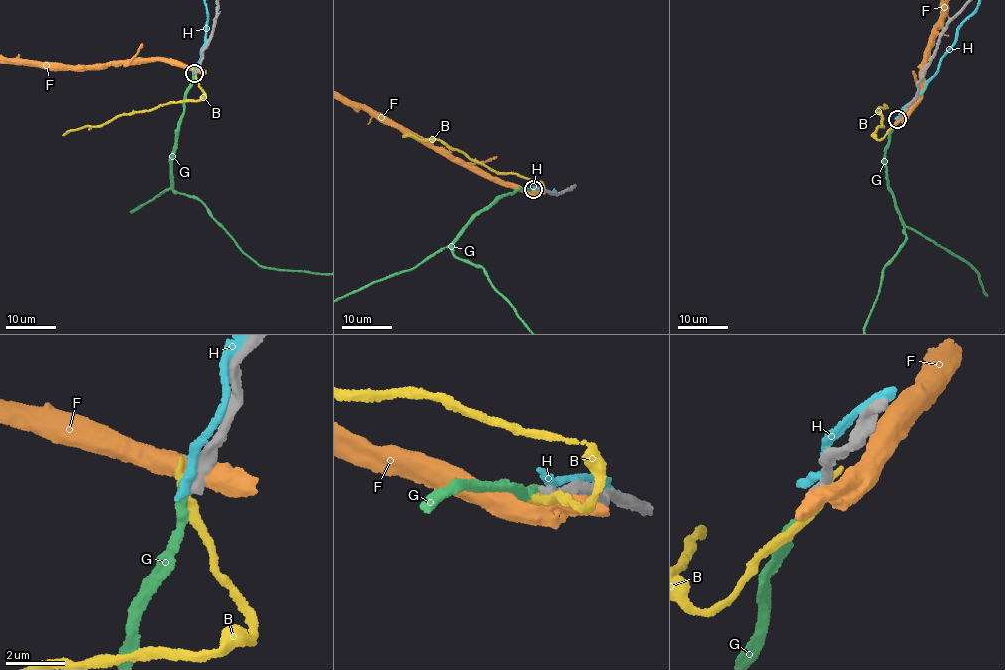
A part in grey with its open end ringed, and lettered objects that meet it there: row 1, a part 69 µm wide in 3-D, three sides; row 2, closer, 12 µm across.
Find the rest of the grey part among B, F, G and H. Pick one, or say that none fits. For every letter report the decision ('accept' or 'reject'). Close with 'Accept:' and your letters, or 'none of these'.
B: reject
F: reject
G: reject
H: reject
Accept: none of these

